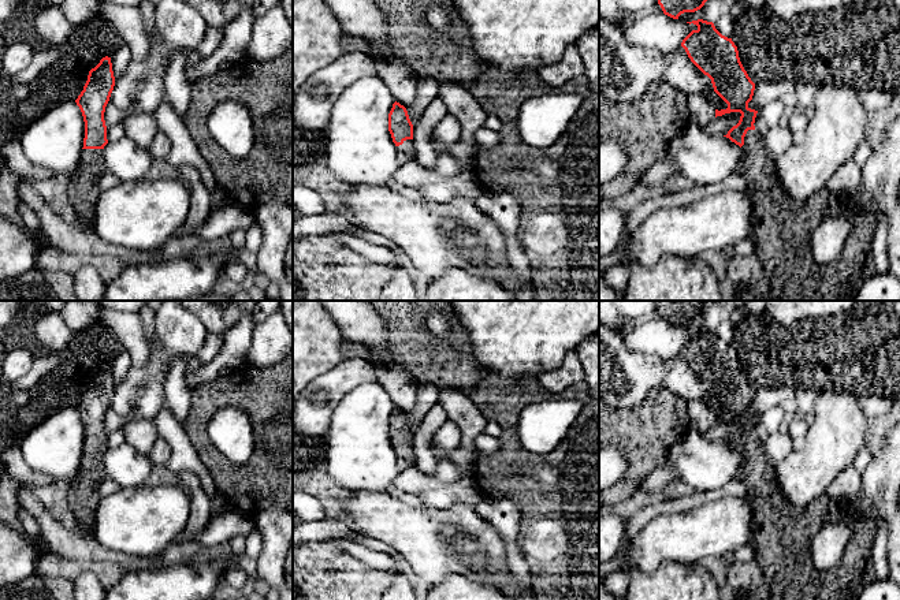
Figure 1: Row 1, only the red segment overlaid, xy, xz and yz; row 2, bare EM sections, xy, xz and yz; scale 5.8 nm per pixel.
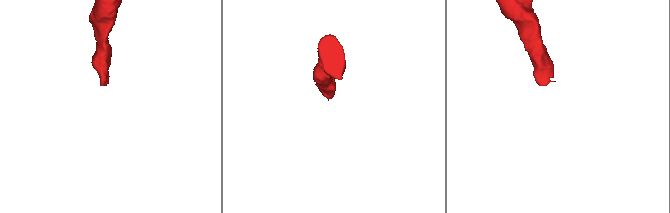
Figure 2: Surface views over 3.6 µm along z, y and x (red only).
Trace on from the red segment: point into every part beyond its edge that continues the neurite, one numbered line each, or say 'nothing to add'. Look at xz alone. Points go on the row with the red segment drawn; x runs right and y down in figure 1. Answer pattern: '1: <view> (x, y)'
1: xz (406, 149)

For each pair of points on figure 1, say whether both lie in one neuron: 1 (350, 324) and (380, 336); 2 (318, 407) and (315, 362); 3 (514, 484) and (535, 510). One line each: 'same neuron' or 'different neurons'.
1: same neuron
2: different neurons
3: same neuron

